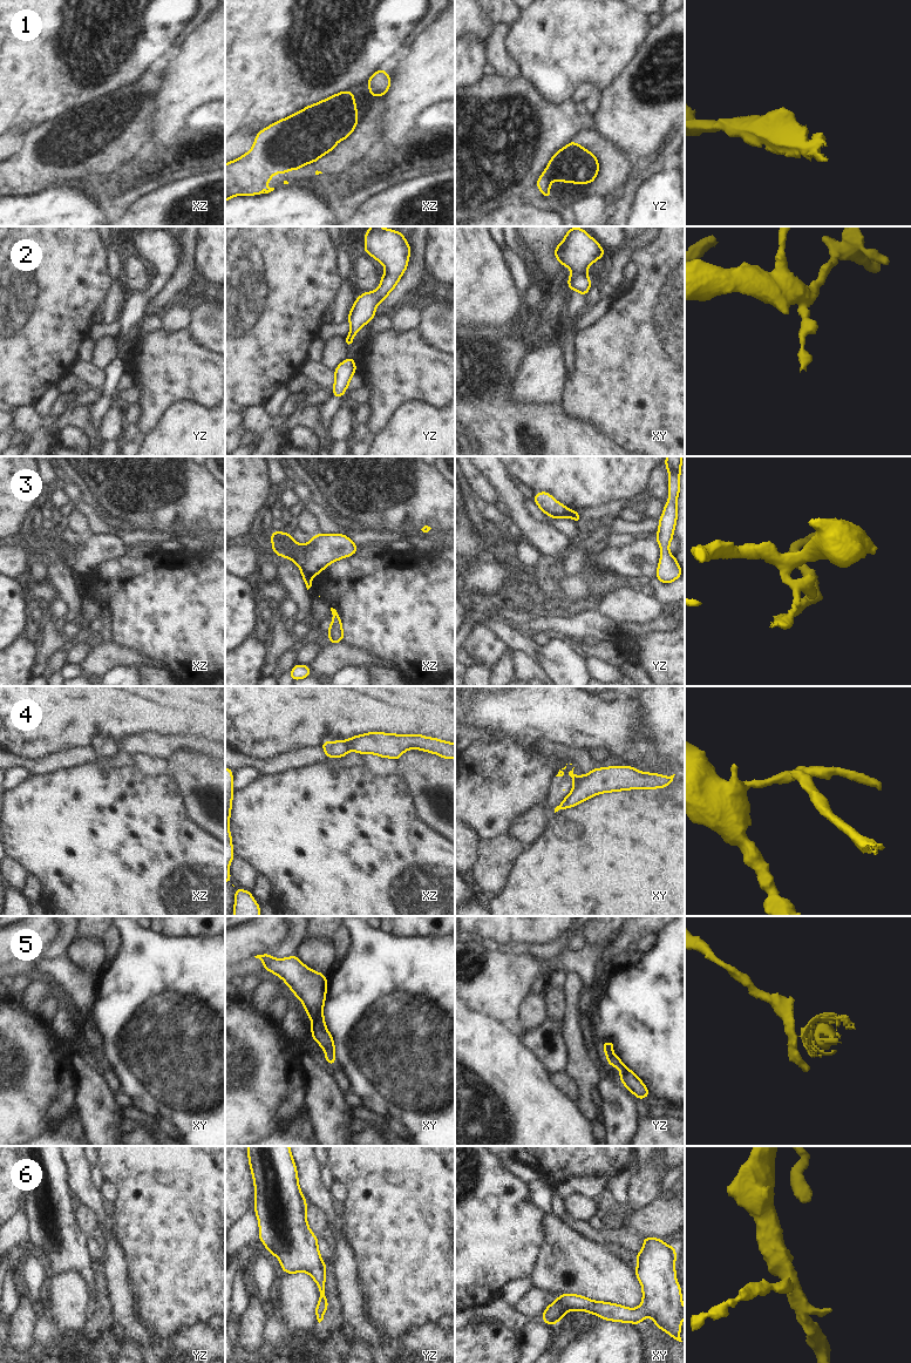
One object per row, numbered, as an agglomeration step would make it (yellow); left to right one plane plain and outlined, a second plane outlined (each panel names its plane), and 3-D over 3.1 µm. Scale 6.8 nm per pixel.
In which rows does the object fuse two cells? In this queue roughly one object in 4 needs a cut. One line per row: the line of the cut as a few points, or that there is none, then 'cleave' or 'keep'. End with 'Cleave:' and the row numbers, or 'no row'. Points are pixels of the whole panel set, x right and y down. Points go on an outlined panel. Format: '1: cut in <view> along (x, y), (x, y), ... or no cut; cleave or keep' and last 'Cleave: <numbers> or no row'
1: no cut; keep
2: no cut; keep
3: cut in xz along (303, 570), (311, 576); cleave
4: cut in xz along (346, 740), (346, 745), (349, 748); cleave
5: cut in yz along (611, 1045), (605, 1050); cleave
6: no cut; keep
Cleave: 3, 4, 5

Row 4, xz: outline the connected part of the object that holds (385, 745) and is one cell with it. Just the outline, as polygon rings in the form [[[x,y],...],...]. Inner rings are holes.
[[[369,732],[347,740],[349,750],[360,754],[373,753],[382,758],[399,760],[407,750],[416,748],[438,754],[444,759],[455,759],[455,744],[421,734],[389,734]]]

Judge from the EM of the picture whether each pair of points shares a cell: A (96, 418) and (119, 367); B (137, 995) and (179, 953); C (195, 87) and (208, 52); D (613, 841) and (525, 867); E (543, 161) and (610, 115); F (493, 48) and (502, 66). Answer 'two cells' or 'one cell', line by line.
A: one cell
B: one cell
C: one cell
D: one cell
E: two cells
F: one cell

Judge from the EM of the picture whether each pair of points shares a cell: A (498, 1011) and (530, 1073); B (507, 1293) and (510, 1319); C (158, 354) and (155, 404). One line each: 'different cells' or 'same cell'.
A: different cells
B: different cells
C: same cell

